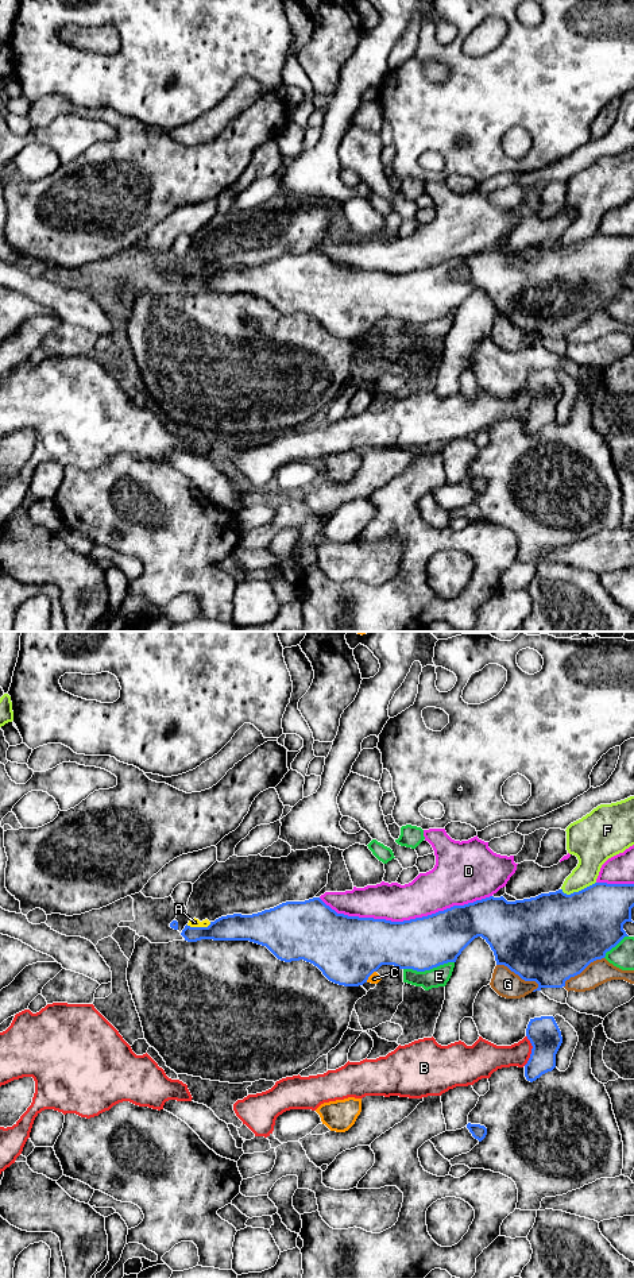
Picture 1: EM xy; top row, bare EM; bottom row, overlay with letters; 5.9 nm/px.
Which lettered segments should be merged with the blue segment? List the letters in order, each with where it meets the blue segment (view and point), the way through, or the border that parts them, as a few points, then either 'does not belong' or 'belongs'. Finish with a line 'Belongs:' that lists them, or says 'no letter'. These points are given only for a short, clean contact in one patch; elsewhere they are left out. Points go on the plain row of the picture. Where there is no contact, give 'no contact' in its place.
A: xy (198, 280) | along xy (211, 274), (207, 278), (186, 277) | does not belong
B: xy (532, 402) | does not belong
C: xy (370, 327) | does not belong
D: xy (405, 273) | does not belong
E: xy (428, 321) | does not belong
F: xy (579, 243) | does not belong
G: xy (518, 327) | does not belong
Belongs: no letter

